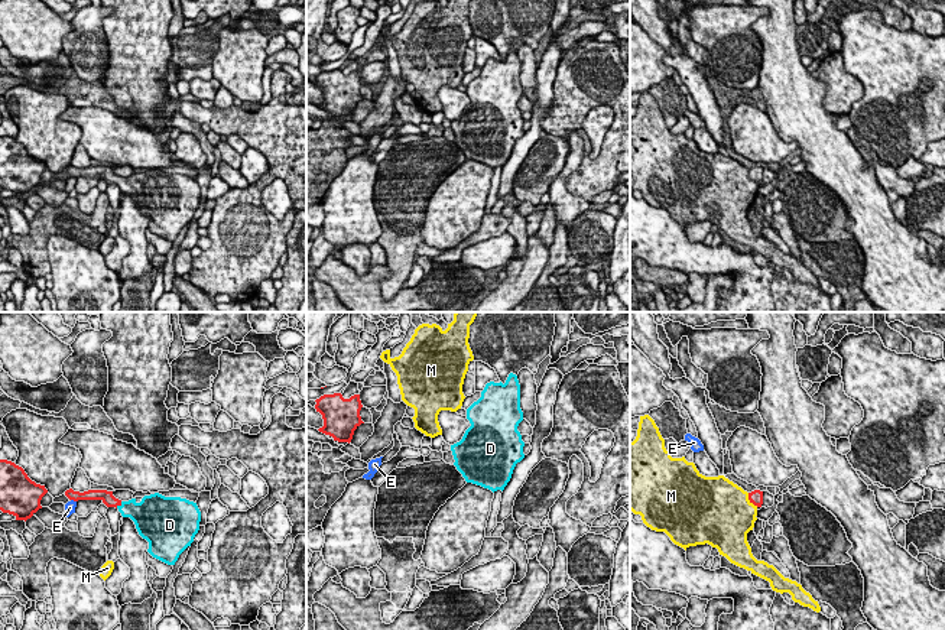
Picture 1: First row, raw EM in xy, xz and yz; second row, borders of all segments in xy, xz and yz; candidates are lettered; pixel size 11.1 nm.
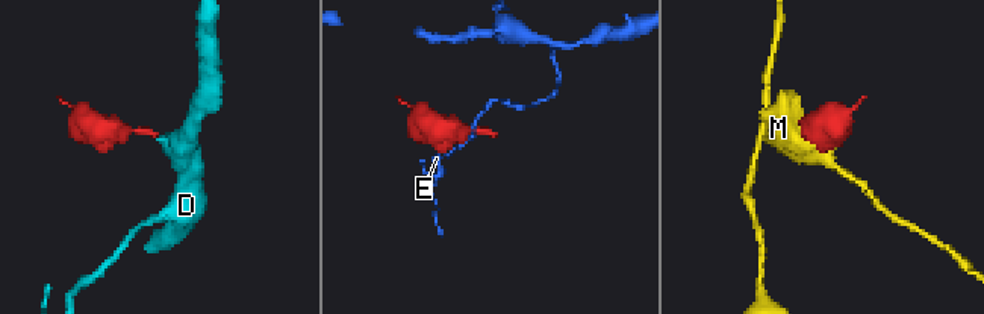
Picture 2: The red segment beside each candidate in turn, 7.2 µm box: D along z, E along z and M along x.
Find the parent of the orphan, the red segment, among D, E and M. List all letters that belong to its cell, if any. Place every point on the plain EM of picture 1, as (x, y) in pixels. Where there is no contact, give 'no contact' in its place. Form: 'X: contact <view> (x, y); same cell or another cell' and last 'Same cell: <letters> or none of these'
D: contact xy (119, 181); same cell
E: contact xy (74, 177); another cell
M: contact yz (750, 177); another cell
Same cell: D

